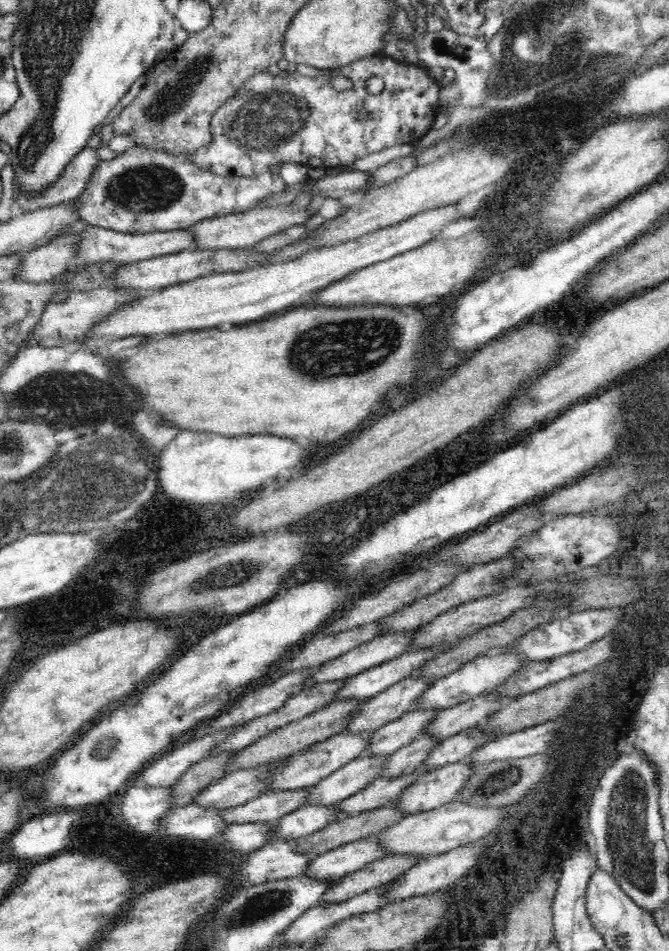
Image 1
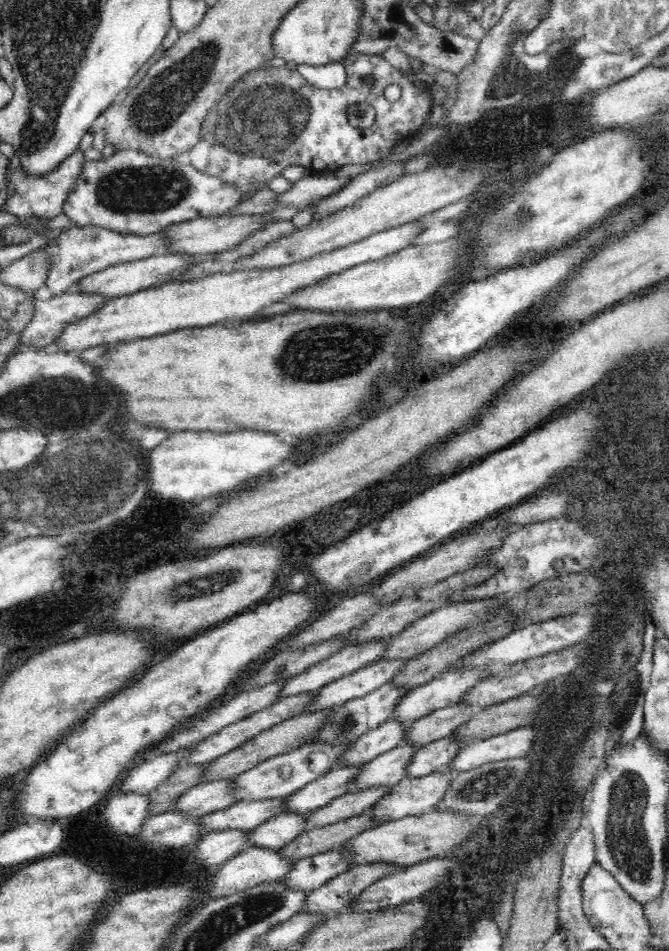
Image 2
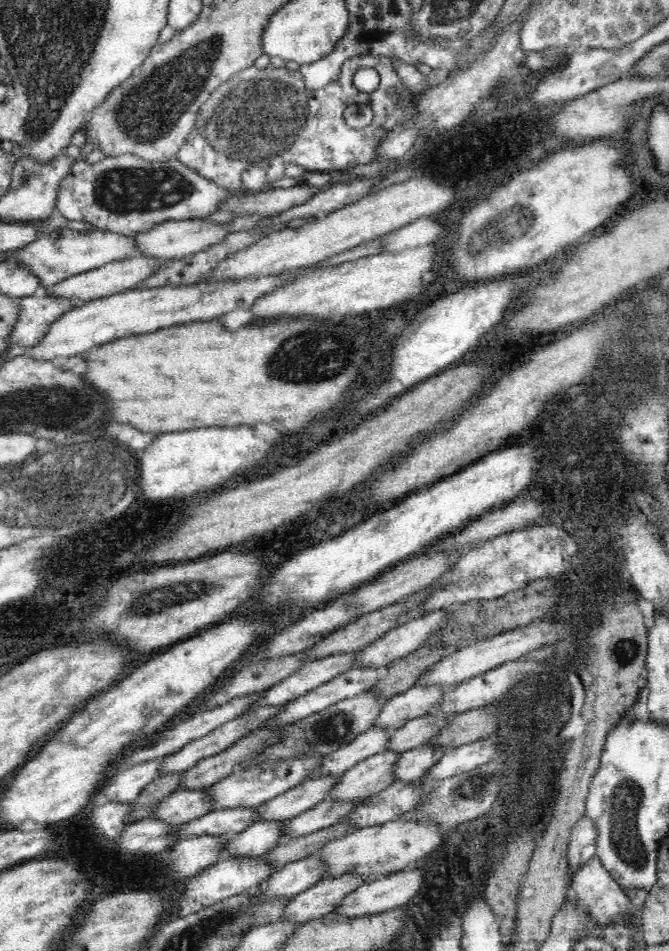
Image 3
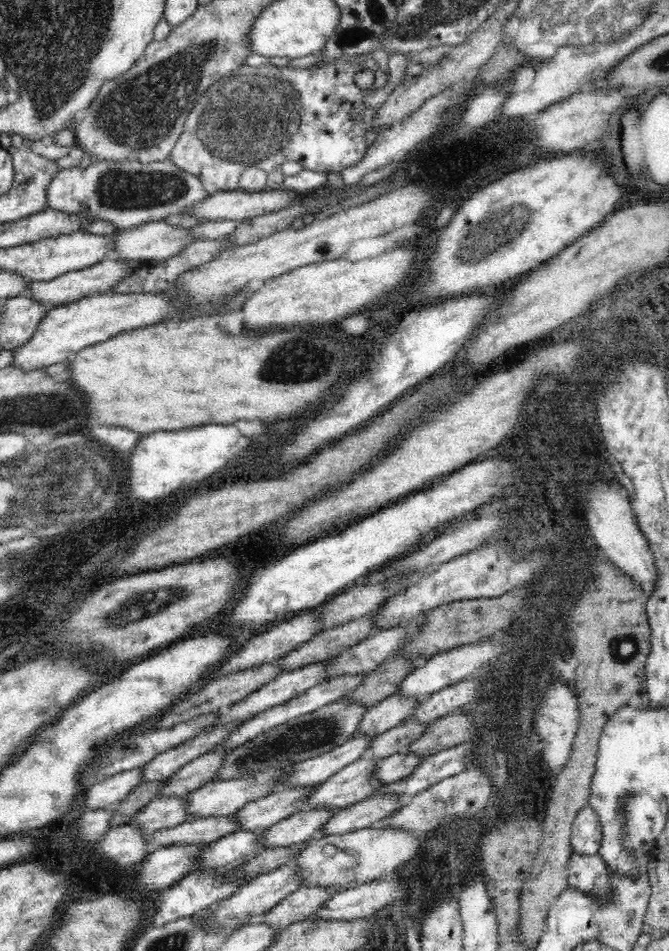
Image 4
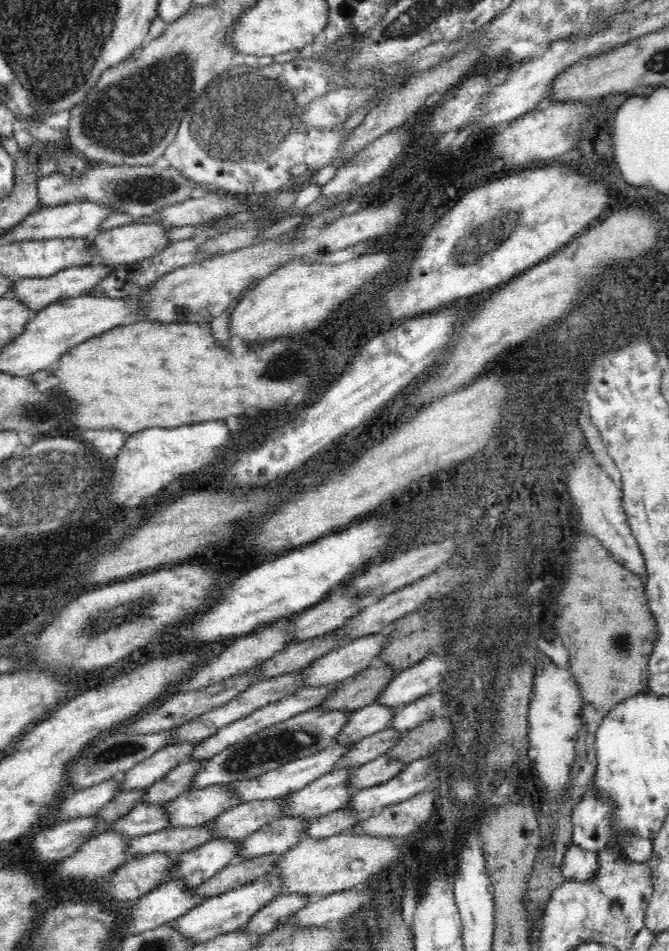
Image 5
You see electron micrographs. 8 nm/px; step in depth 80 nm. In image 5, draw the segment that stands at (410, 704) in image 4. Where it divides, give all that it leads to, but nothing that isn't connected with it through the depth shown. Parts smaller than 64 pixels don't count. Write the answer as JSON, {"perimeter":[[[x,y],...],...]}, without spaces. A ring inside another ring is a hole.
{"perimeter":[[[375,702],[352,712],[337,736],[337,744],[346,746],[361,738],[376,734],[387,728],[396,714],[396,706],[384,706]]]}

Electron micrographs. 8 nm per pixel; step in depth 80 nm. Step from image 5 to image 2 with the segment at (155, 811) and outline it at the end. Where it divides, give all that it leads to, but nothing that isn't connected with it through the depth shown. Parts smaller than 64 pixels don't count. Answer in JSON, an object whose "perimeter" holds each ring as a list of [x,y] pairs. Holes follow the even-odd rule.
{"perimeter":[[[231,778],[200,783],[185,790],[177,800],[173,810],[190,816],[202,816],[233,805]]]}

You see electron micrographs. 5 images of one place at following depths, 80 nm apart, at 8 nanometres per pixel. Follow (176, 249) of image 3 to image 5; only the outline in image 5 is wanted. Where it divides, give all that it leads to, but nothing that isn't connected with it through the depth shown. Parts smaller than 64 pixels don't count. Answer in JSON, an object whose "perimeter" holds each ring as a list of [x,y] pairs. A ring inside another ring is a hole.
{"perimeter":[[[128,223],[109,230],[99,230],[88,239],[91,239],[93,254],[102,260],[103,266],[130,264],[143,258],[150,258],[154,253],[161,251],[170,241],[165,237],[168,229],[158,223]]]}

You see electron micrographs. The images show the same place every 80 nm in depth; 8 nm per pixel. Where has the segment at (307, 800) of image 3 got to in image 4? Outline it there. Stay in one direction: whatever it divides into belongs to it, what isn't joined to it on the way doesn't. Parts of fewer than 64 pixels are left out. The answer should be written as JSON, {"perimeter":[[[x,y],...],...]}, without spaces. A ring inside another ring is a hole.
{"perimeter":[[[316,784],[302,788],[283,788],[270,793],[245,804],[233,814],[233,818],[237,818],[240,831],[263,830],[303,810],[309,792],[315,786]]]}

